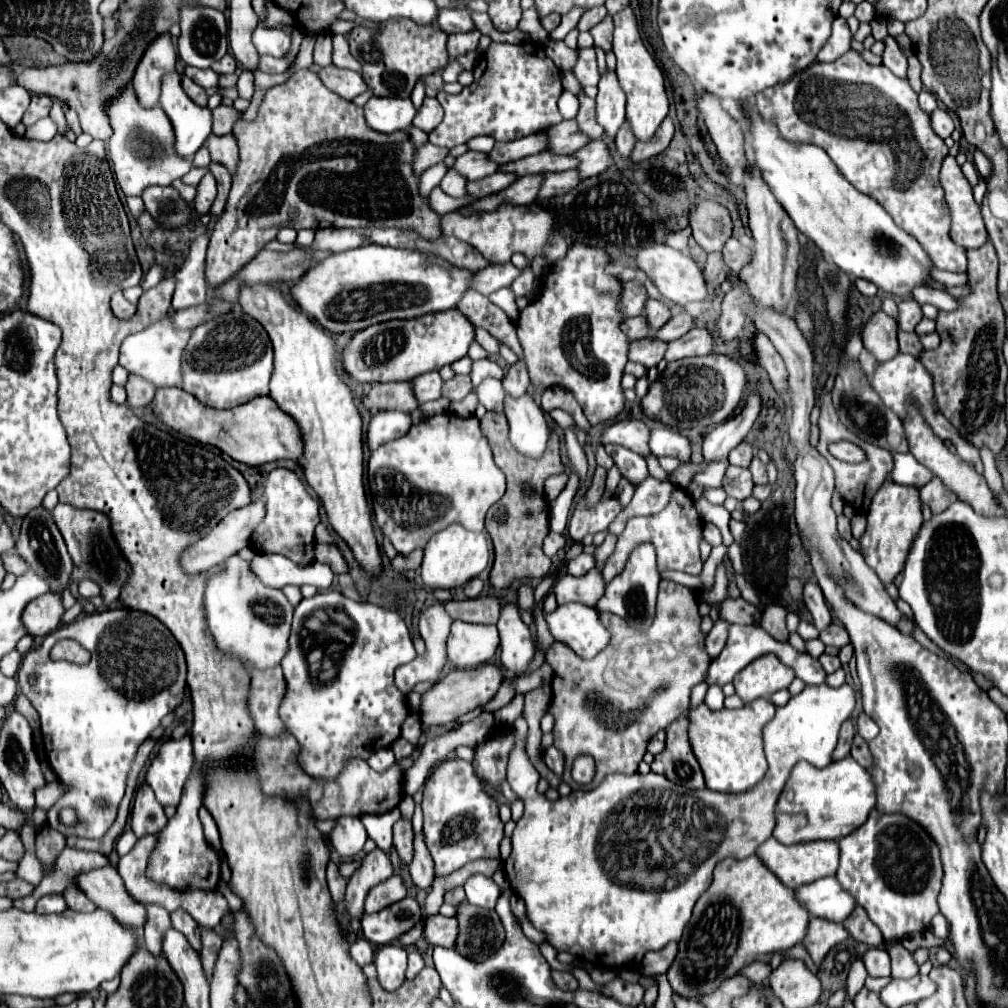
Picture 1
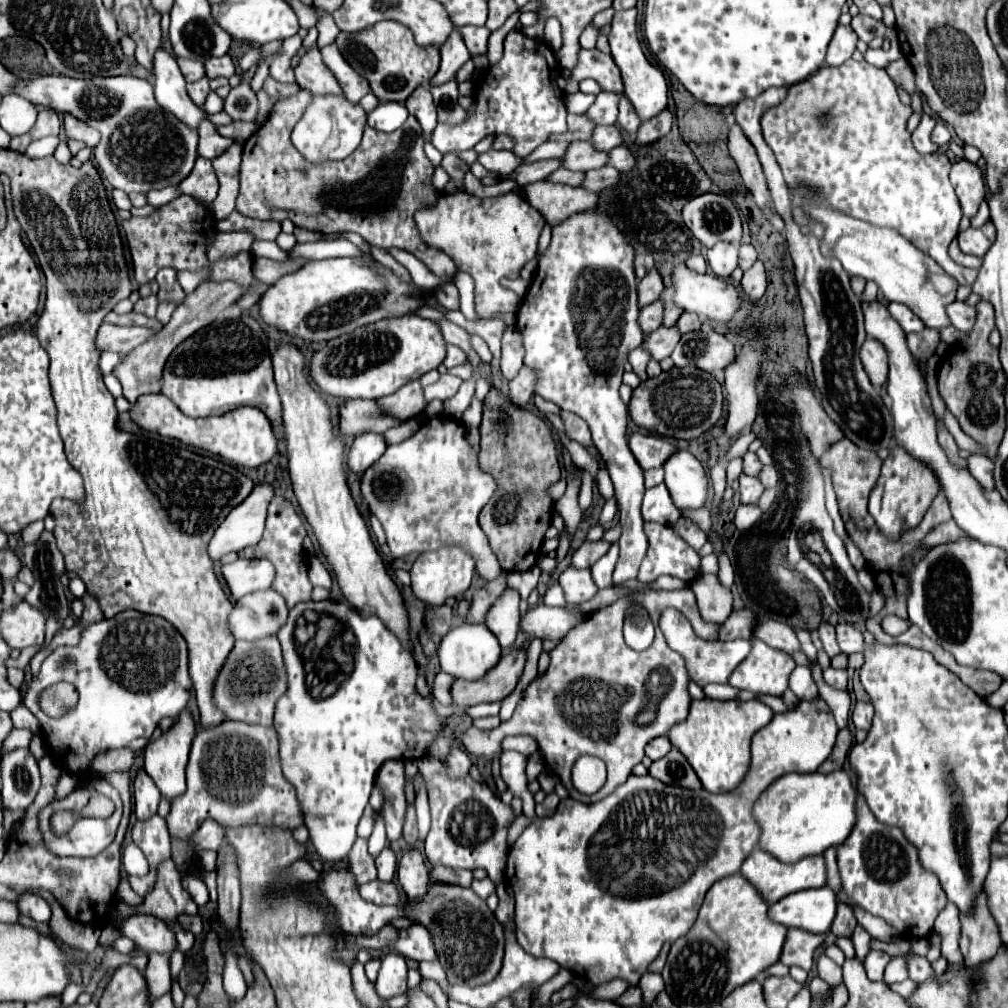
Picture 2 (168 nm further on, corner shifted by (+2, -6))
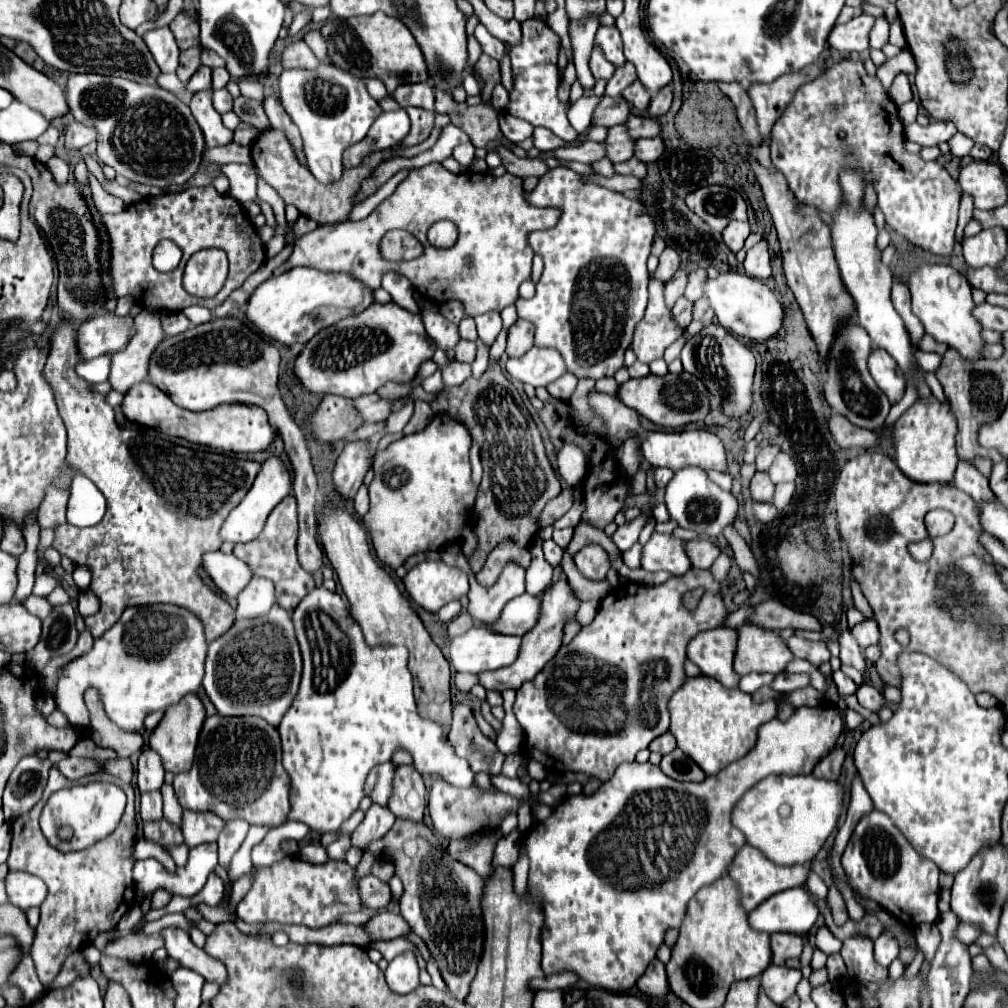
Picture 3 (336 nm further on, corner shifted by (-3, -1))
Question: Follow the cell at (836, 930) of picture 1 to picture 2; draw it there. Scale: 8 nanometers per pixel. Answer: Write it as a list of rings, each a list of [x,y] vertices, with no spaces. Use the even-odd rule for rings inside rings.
[[[788,929],[786,943],[784,943],[782,955],[780,955],[780,963],[788,965],[788,967],[798,965],[798,967],[810,971],[812,955],[814,955],[816,947],[822,945],[822,941],[824,941],[824,935],[806,933],[802,929]]]

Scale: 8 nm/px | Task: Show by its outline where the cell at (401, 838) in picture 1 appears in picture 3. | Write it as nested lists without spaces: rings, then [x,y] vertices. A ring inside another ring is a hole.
[[[395,762],[379,764],[379,766],[375,766],[375,770],[371,770],[367,784],[365,784],[365,792],[367,792],[367,796],[373,798],[373,802],[377,802],[381,806],[389,806],[389,800],[393,794],[395,770],[397,770]]]

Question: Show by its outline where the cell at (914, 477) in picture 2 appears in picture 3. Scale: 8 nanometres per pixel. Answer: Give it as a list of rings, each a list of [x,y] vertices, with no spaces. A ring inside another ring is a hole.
[[[933,396],[925,402],[915,402],[893,426],[893,448],[895,448],[895,464],[897,468],[911,478],[913,482],[931,484],[931,482],[953,482],[953,474],[957,468],[957,452],[955,452],[955,432],[957,422],[951,418],[949,404],[939,404]]]

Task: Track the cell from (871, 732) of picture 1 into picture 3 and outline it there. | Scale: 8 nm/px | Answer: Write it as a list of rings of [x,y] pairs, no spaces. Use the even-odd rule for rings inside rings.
[[[861,686],[859,690],[857,690],[857,700],[859,700],[859,704],[863,706],[863,708],[867,708],[867,710],[871,710],[871,712],[877,712],[877,710],[881,710],[881,708],[887,708],[889,706],[889,702],[883,698],[883,694],[879,692],[879,690],[875,690],[873,686]]]

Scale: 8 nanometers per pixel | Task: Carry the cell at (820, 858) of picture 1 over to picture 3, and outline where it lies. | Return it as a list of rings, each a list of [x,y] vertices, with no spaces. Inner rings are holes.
[[[745,844],[737,856],[733,858],[733,864],[729,866],[729,876],[737,882],[739,890],[741,890],[741,902],[743,902],[743,908],[747,912],[755,910],[761,902],[765,902],[767,898],[771,898],[773,894],[777,892],[783,892],[787,888],[797,888],[797,886],[803,886],[809,878],[809,872],[811,872],[811,866],[809,864],[799,864],[799,866],[777,866],[775,862],[769,862],[767,856],[761,854],[761,850]]]

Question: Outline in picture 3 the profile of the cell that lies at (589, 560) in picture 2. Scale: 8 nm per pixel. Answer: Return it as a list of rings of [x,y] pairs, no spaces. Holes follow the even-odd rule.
[[[641,514],[641,516],[637,516],[633,522],[625,522],[623,526],[619,526],[617,532],[611,536],[611,540],[617,544],[617,548],[619,548],[621,552],[625,552],[629,546],[633,546],[633,544],[637,542],[643,524],[645,524],[645,516]]]

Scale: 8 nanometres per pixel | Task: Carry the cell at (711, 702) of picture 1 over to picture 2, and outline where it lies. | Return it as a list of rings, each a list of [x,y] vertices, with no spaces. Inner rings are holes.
[[[710,683],[710,685],[704,687],[704,693],[706,693],[706,697],[716,699],[716,701],[728,701],[728,699],[736,699],[738,693],[740,693],[740,689],[728,685],[728,683],[726,685],[714,685],[714,683]]]

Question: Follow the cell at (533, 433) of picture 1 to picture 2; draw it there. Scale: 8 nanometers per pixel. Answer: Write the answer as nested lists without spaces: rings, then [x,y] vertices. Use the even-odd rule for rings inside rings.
[[[522,367],[520,373],[508,383],[508,397],[512,399],[512,403],[516,405],[526,405],[532,395],[534,395],[534,385],[536,385],[536,373],[530,367]]]

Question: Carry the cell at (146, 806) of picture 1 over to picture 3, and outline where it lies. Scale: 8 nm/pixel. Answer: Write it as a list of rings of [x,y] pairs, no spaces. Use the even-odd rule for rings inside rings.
[[[145,748],[139,756],[137,762],[137,782],[139,782],[139,792],[151,792],[151,790],[161,790],[163,786],[163,766],[161,758]]]

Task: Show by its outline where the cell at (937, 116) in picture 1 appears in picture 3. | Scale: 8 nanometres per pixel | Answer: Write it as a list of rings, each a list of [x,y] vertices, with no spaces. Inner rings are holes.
[[[931,122],[929,126],[905,126],[907,140],[917,142],[921,146],[939,146],[941,142],[947,142],[953,134],[957,134],[957,128],[953,122]]]

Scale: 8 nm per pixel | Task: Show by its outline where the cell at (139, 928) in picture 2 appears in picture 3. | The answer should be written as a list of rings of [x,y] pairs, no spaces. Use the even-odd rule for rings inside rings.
[[[165,928],[161,930],[161,936],[165,940],[165,948],[169,956],[175,958],[181,966],[203,974],[205,980],[215,980],[217,984],[225,982],[225,976],[227,976],[225,966],[219,960],[205,954],[205,950],[197,948],[185,930]]]

